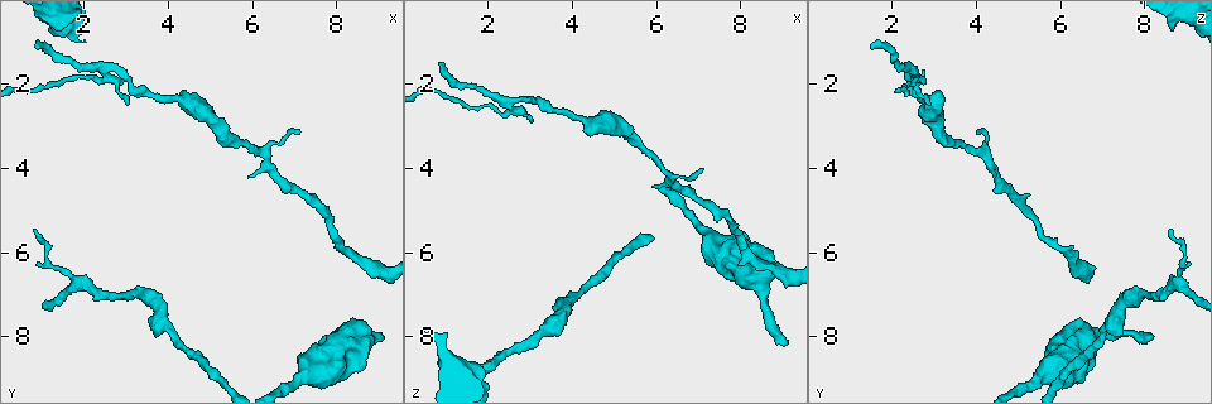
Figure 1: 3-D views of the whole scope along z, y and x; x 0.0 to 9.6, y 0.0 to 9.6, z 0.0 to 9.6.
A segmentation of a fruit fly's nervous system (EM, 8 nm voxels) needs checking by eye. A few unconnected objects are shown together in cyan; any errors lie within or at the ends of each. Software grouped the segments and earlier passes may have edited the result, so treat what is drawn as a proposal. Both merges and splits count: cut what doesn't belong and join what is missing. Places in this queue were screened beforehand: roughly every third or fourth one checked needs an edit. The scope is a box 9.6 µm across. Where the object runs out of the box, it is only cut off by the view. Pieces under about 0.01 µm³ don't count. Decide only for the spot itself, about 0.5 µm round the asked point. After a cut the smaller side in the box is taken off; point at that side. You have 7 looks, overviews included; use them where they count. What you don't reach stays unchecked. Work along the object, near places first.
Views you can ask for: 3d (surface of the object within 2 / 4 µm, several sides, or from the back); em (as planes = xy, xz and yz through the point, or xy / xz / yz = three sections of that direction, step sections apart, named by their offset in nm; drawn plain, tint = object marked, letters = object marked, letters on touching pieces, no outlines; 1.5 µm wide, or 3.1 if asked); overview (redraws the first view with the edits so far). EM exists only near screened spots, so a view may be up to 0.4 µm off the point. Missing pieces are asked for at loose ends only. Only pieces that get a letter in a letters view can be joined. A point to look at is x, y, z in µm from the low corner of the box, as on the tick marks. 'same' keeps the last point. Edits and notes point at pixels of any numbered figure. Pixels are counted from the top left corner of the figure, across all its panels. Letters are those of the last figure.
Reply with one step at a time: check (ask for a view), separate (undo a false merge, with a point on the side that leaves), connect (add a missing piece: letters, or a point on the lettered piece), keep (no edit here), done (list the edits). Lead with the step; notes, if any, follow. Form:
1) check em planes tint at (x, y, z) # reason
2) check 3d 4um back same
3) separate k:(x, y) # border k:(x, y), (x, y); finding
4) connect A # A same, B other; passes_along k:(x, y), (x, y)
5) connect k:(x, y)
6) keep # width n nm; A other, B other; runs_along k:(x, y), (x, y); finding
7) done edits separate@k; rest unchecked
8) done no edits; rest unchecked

check em planes tint at (9.05, 8.00, 8.15) # free end

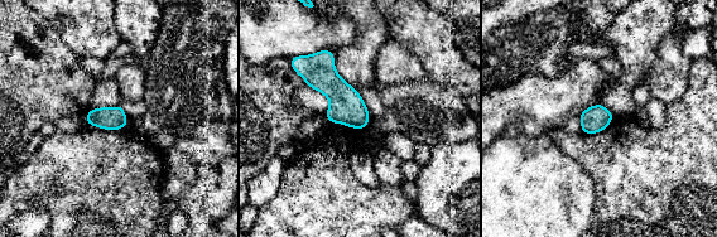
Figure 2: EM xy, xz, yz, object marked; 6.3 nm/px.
check em planes letters same

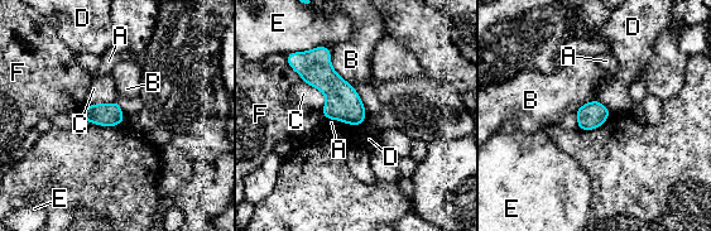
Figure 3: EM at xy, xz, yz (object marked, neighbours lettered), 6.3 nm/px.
keep # width 140 nm; A other, B other, C other, D other, E other, F other; border 3:(119, 101), (95, 102), (86, 106); none of them fits

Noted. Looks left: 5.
check em yz step 8 letters at (0.85, 5.50, 8.70) # an open end

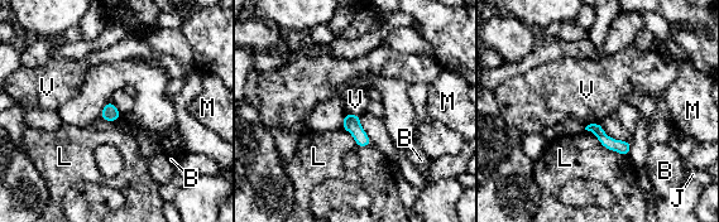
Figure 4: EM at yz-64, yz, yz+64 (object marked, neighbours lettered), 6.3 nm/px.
check em planes letters same # cut it another way

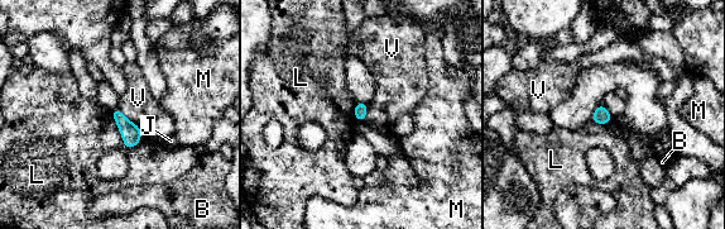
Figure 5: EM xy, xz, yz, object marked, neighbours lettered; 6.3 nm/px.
keep # B other, J other, L other, M other, V other; border 5:(118, 108), (139, 127); no lettered piece goes on from it

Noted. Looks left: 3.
check 3d 2um at (0.85, 1.10, 1.45) # free end

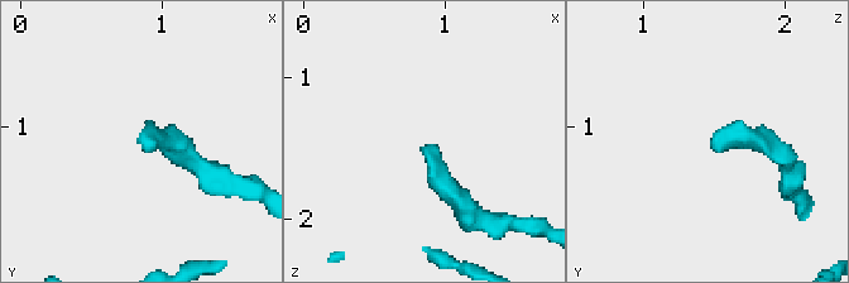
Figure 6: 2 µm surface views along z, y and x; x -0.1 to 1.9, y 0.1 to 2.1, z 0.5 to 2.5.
check em xz step 8 letters at (0.90, 1.12, 1.46) # shape alone is not enough

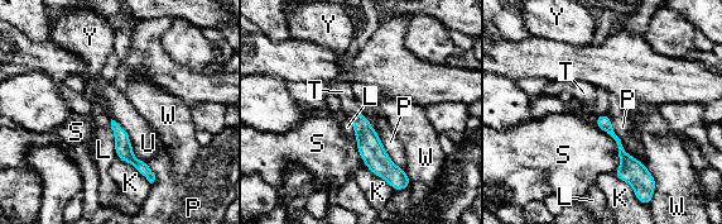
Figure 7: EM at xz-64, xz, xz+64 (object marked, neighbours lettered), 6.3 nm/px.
connect T # K other, L other, P other, S other, T same, U other, W other, Y other; passes_along 7:(370, 148), (354, 114), (343, 91); the neuron continues

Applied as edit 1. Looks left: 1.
done edits connect@7; rest unchecked

